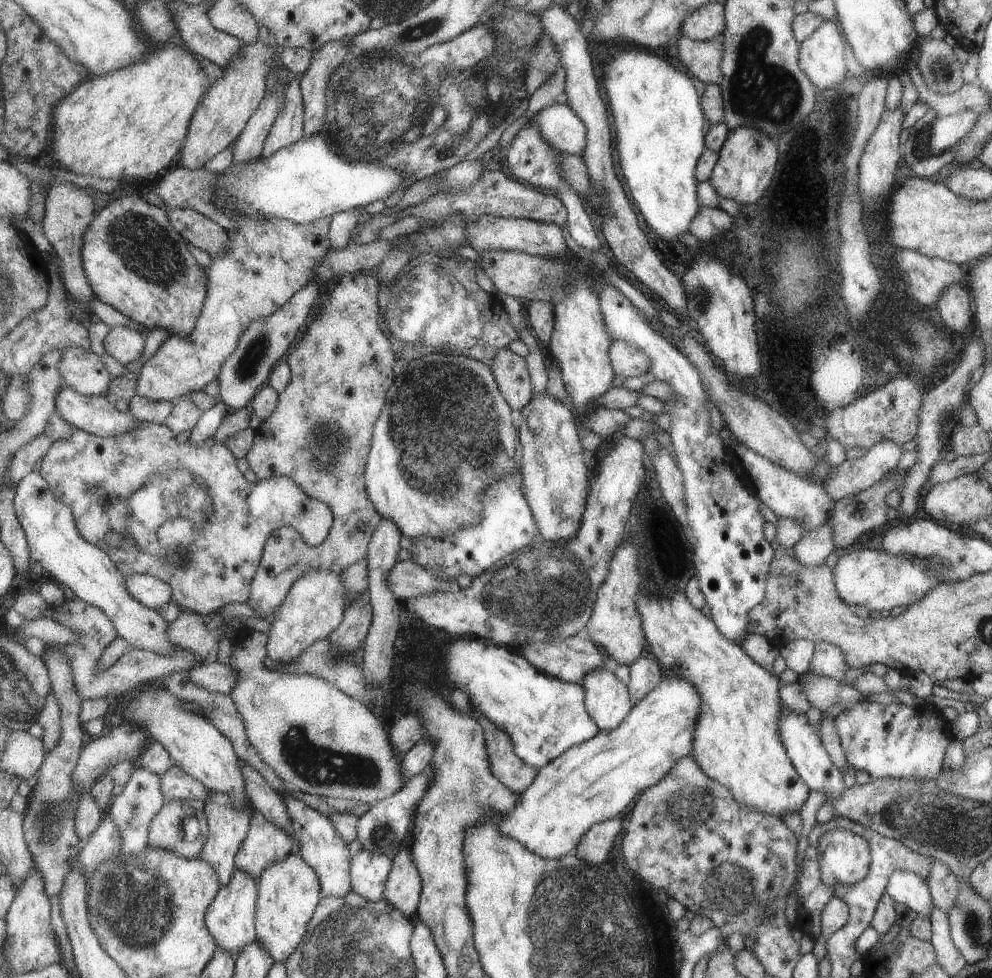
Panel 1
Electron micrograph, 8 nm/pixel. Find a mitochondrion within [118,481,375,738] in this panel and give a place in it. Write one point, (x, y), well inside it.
(329, 659)

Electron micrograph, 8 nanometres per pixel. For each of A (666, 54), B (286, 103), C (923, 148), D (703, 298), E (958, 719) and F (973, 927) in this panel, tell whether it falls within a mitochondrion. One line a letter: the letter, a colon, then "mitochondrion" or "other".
A: other
B: other
C: mitochondrion
D: mitochondrion
E: other
F: mitochondrion

